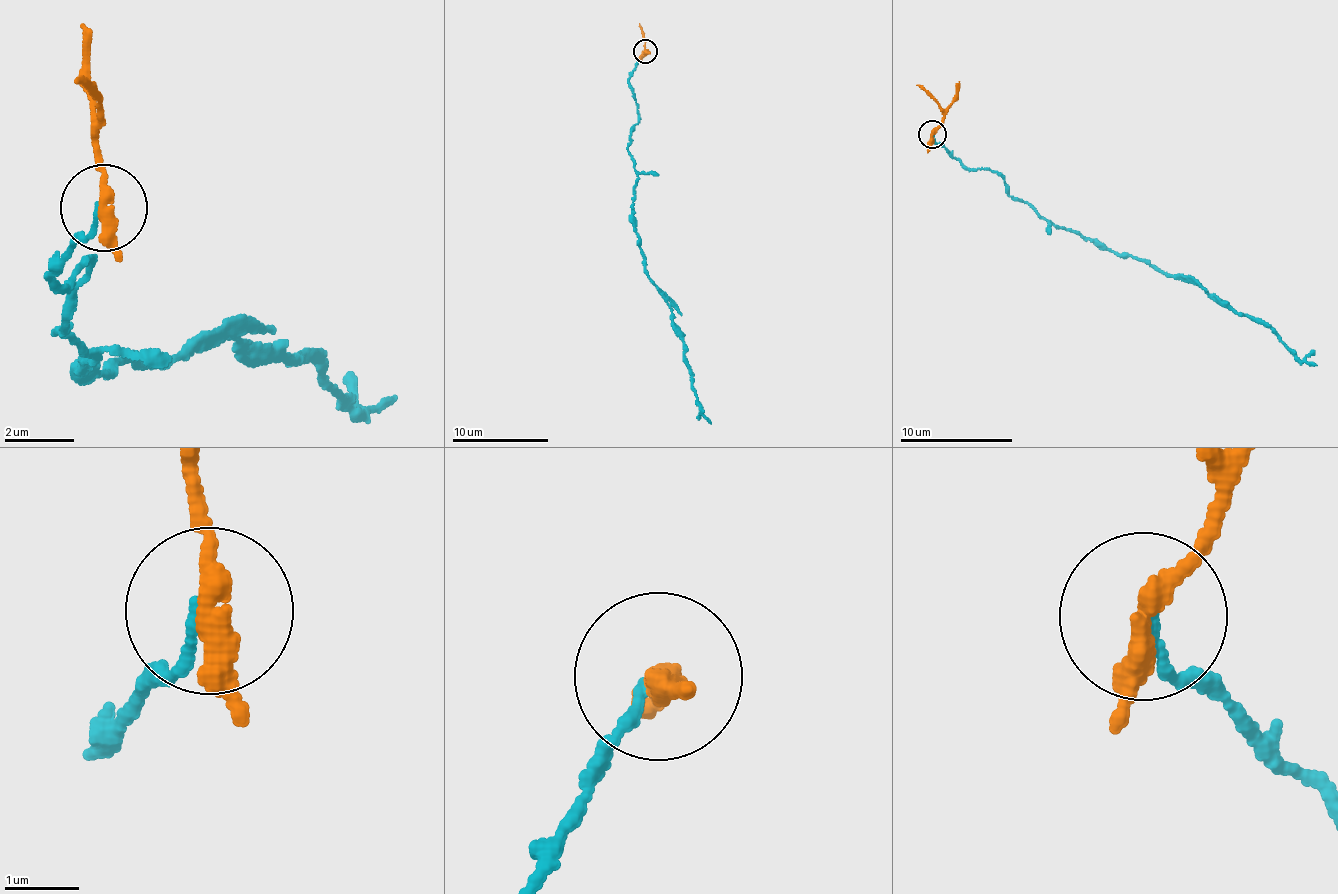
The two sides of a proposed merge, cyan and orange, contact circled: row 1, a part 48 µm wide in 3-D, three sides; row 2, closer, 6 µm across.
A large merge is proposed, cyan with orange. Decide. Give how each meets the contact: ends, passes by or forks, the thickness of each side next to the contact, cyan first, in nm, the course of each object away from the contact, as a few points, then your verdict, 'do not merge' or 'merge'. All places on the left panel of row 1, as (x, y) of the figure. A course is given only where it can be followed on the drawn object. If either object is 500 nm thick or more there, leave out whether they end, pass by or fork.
cyan ends | orange passes by | 130/320 nm | cyan via (97, 209), (53, 330), (96, 369), (217, 332), (311, 351), (366, 413), (394, 394) | orange via (106, 209), (98, 123), (78, 80) | do not merge

